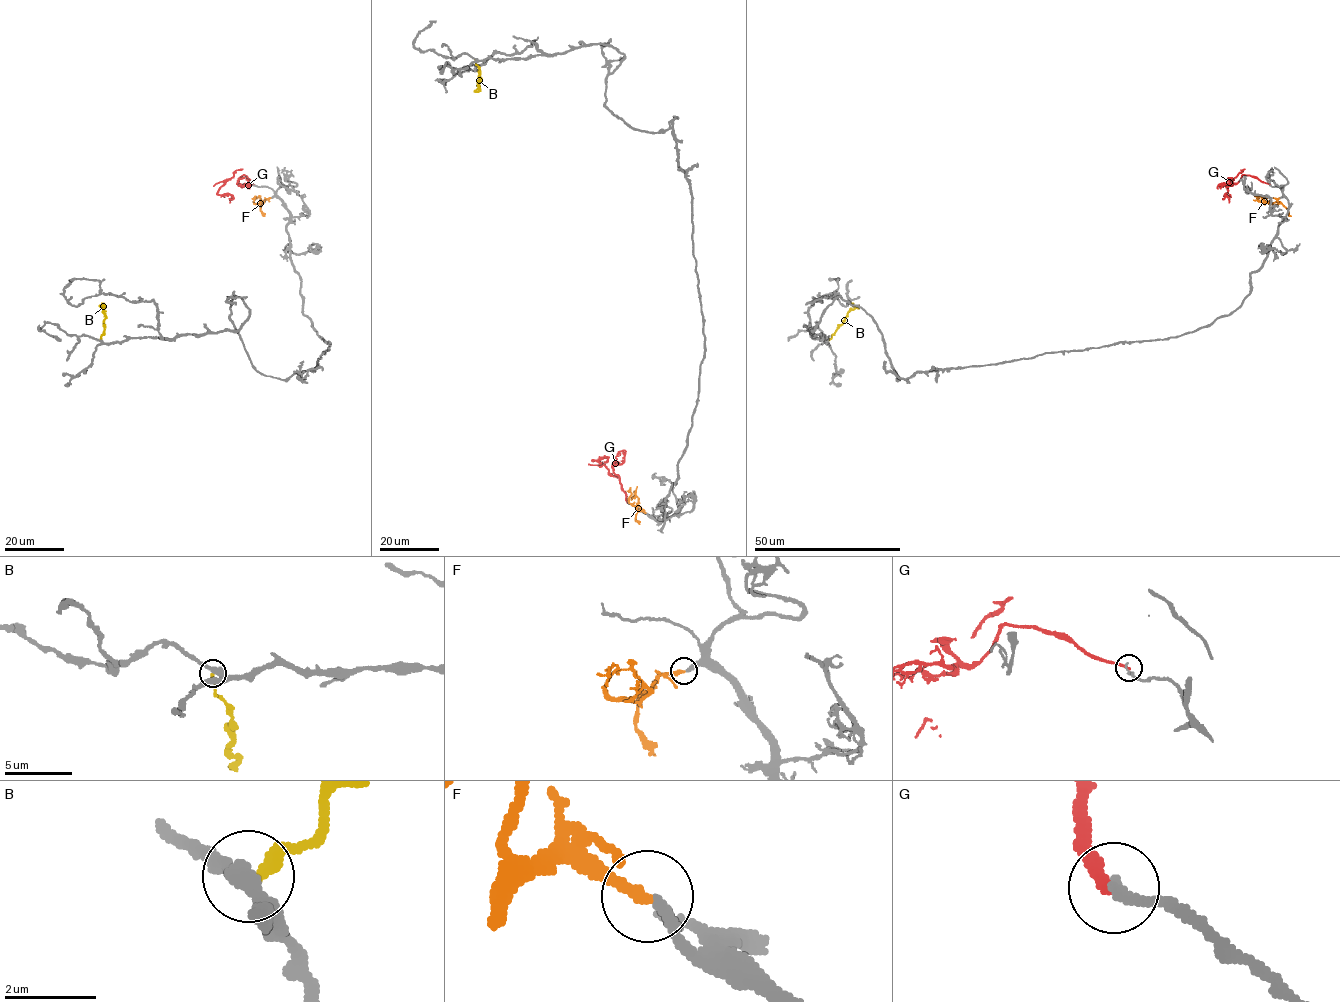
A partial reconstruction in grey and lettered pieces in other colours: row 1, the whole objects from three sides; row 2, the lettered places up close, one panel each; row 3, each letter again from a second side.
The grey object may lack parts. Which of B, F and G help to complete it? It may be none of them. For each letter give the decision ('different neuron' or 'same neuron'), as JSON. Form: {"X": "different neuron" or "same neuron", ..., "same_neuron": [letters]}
{"B": "different neuron", "F": "same neuron", "G": "different neuron", "same_neuron": ["F"]}

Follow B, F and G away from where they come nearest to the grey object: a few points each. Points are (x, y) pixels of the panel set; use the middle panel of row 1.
B: (475, 59), (480, 79), (474, 91)
F: (645, 513), (631, 504), (628, 491)
G: (628, 502), (620, 477), (612, 476), (598, 460), (592, 460), (608, 458), (603, 455)

